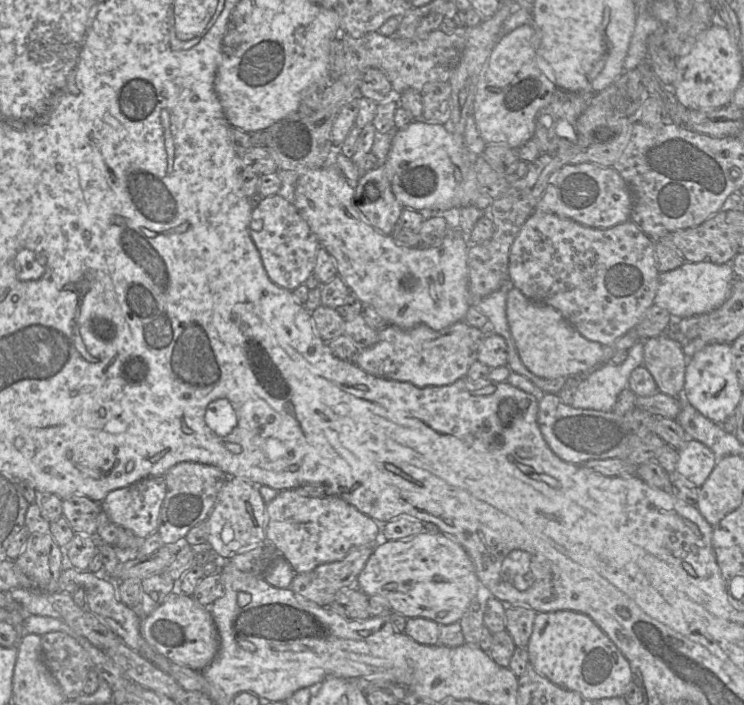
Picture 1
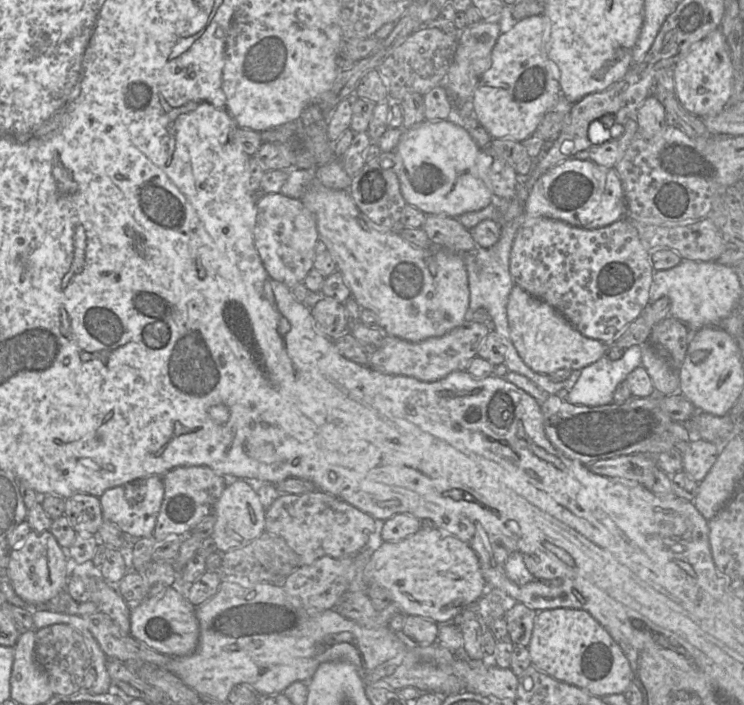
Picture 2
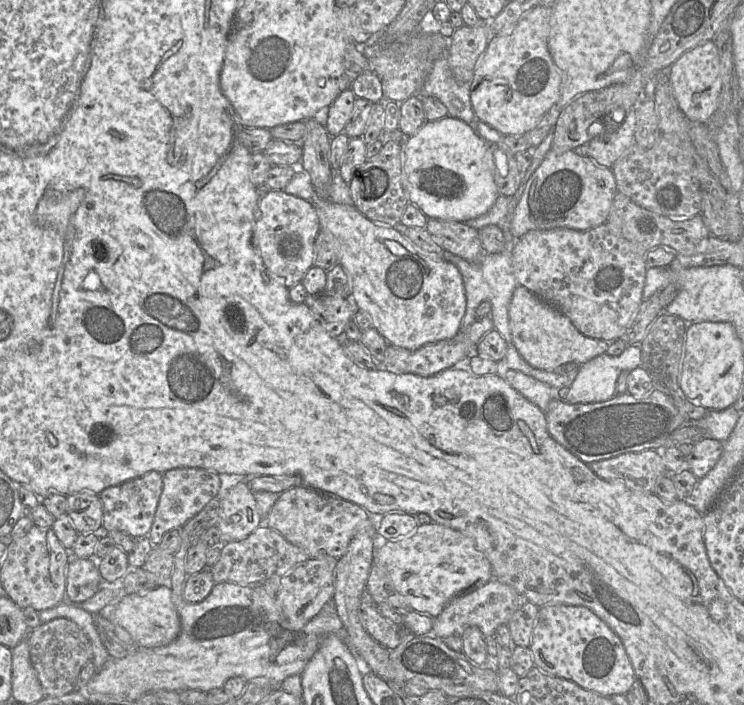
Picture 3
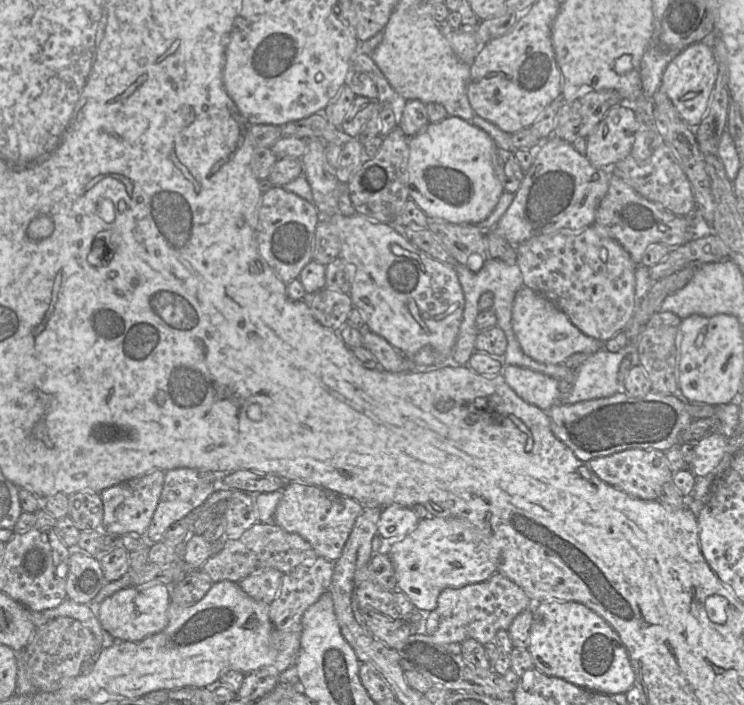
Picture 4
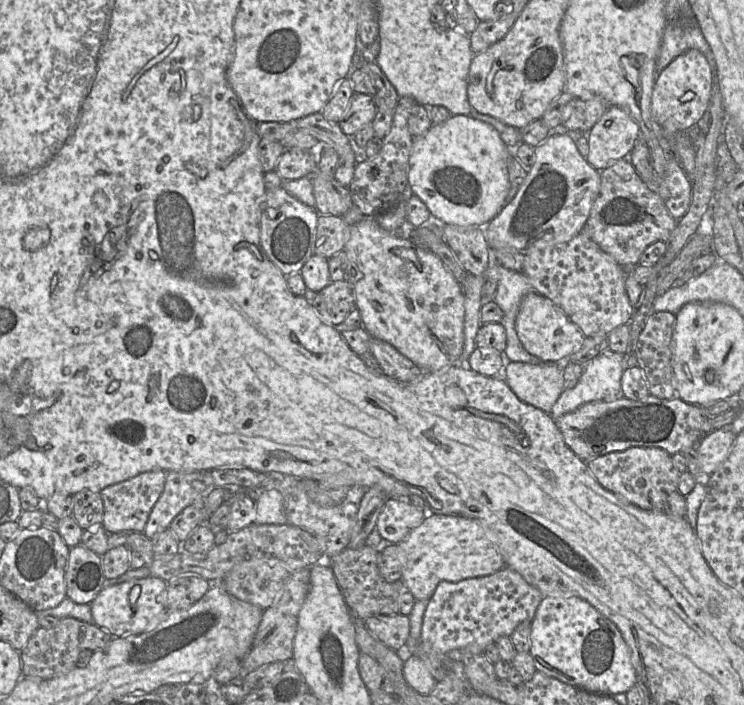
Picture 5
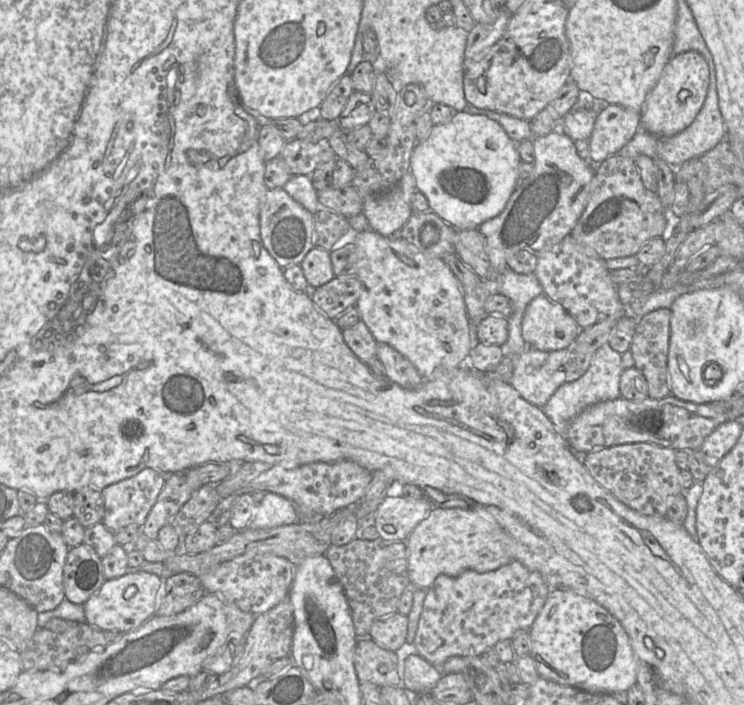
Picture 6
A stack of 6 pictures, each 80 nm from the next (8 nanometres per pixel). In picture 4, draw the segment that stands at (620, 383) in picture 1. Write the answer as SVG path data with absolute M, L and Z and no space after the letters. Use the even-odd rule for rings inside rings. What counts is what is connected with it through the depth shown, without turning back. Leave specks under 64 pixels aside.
M628 343L618 352L604 348L589 357L576 371L572 390L561 397L560 403L574 404L581 401L610 397L621 390L618 371L622 360L629 357L631 364L639 365L637 347Z

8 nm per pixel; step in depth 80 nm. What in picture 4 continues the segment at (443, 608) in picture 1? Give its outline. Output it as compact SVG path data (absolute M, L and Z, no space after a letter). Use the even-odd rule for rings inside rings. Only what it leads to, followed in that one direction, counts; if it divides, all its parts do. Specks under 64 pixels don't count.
M421 519L414 530L400 541L393 542L388 555L395 568L397 589L408 596L418 612L434 610L438 596L445 588L461 588L468 584L484 582L497 572L494 553L480 540L480 533L472 524L458 519Z

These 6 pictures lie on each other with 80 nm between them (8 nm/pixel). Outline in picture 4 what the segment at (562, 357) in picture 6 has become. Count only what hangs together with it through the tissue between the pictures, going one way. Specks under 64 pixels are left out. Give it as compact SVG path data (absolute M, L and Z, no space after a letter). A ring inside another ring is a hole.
M504 365L501 374L520 398L545 412L560 402L559 380L553 377L516 365Z

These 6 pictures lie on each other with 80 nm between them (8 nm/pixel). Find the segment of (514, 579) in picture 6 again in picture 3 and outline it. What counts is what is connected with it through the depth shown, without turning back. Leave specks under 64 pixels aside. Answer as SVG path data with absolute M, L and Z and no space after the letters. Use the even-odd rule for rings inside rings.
M492 578L474 591L451 600L442 612L433 618L431 634L440 639L462 636L468 627L475 626L484 637L494 636L496 629L506 625L523 602L529 601L524 601L513 587Z

